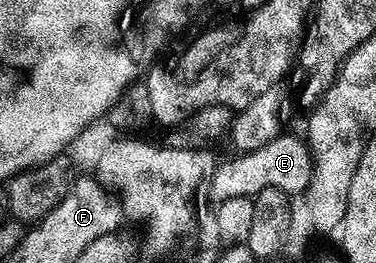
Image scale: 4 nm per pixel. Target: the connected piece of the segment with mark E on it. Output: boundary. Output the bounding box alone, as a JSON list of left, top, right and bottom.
[209,136,312,203]

